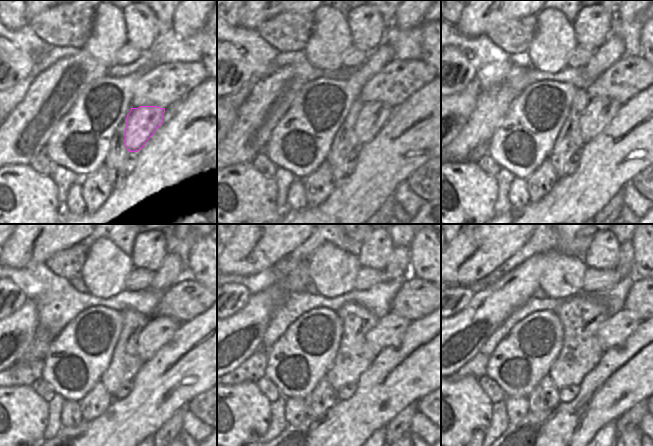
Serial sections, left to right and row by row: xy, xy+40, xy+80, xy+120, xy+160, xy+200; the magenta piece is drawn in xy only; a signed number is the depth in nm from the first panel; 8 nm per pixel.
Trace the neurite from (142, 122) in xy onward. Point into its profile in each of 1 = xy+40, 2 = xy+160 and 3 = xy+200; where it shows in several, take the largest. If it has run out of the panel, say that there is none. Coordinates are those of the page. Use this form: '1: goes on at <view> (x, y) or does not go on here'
1: goes on at xy+40 (372, 117)
2: goes on at xy+160 (390, 329)
3: goes on at xy+200 (617, 328)

